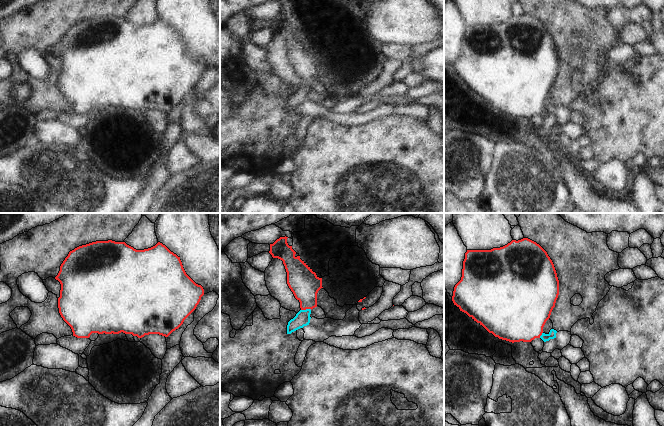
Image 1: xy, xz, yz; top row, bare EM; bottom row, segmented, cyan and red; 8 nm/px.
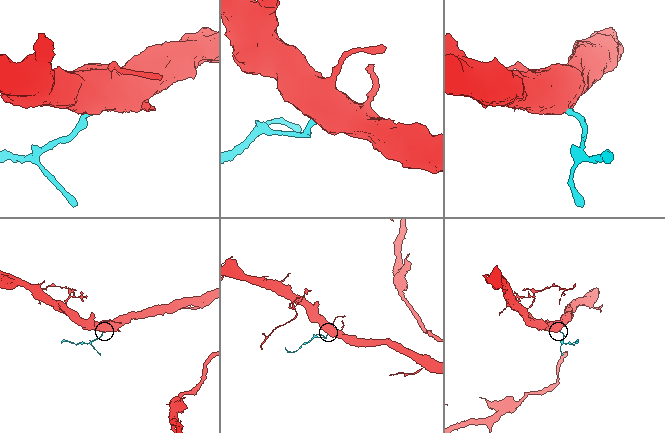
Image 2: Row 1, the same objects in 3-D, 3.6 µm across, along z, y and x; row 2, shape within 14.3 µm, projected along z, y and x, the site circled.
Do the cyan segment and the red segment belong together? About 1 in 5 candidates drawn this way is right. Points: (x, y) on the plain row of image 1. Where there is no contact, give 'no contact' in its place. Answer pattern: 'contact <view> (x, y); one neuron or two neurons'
contact xz (306, 85); one neuron

